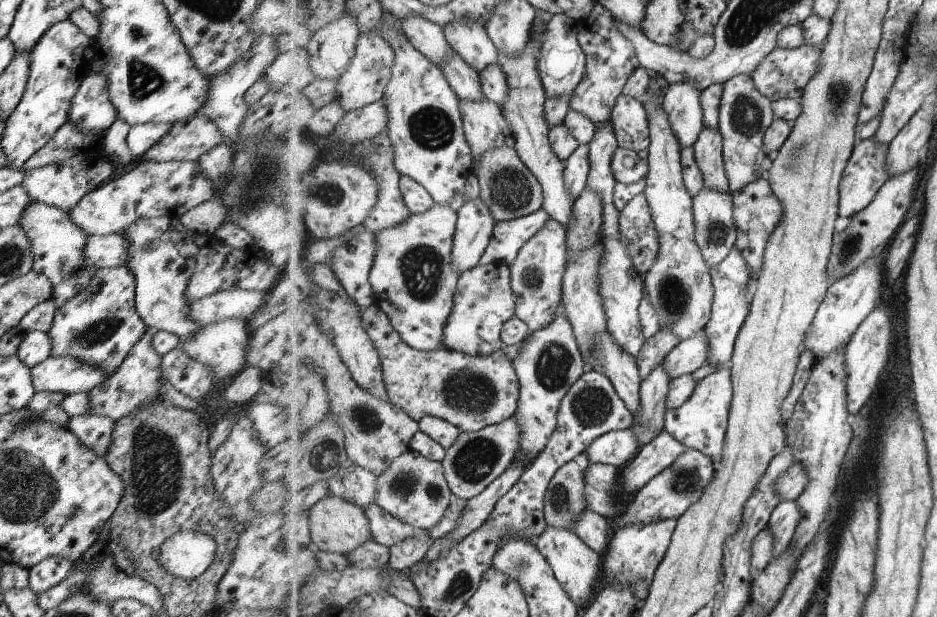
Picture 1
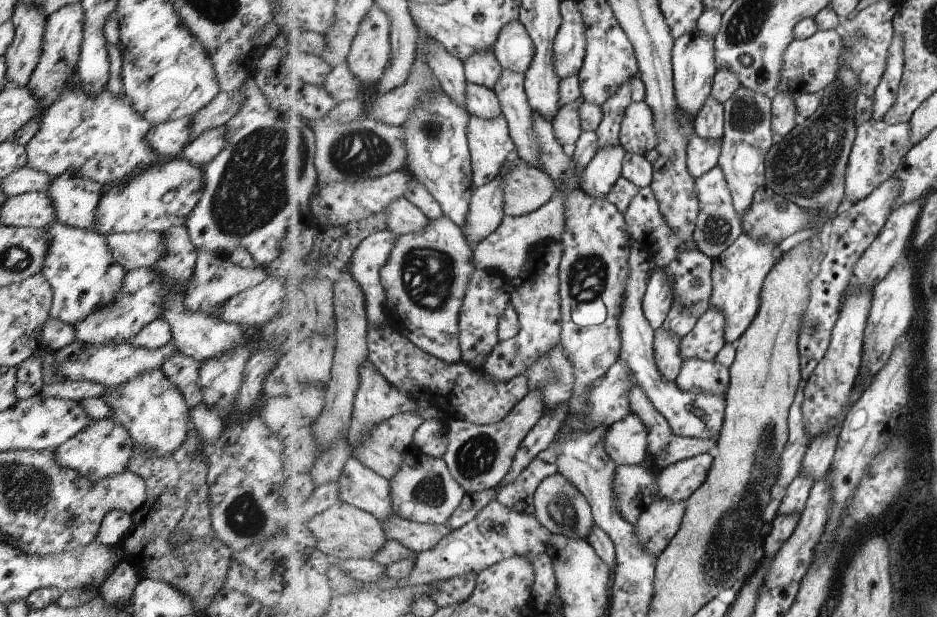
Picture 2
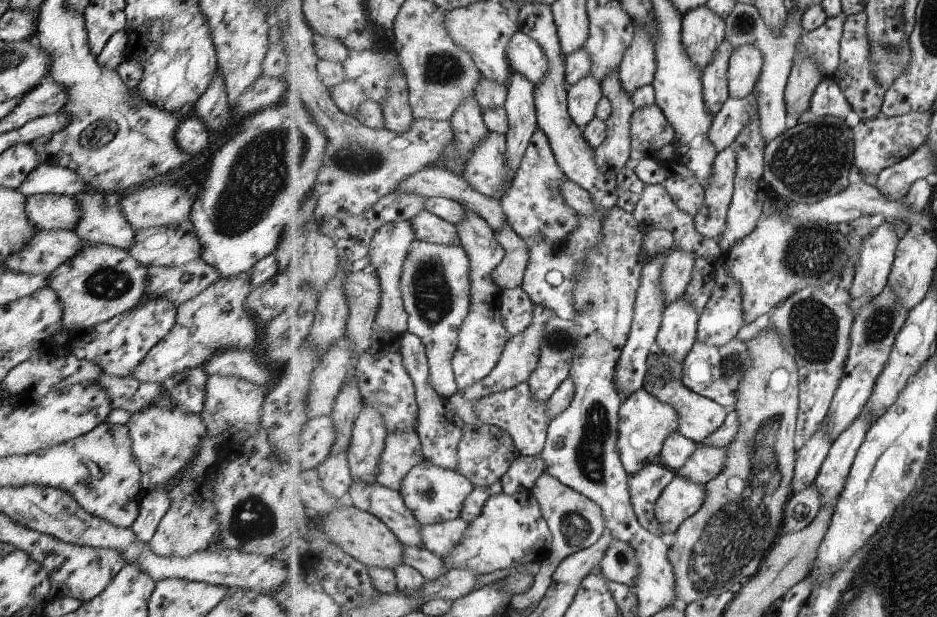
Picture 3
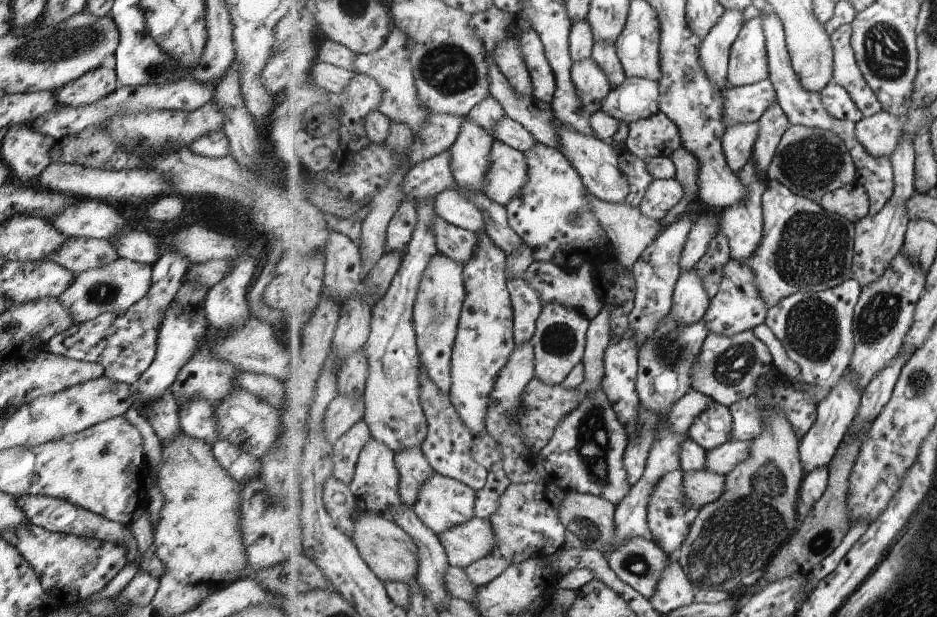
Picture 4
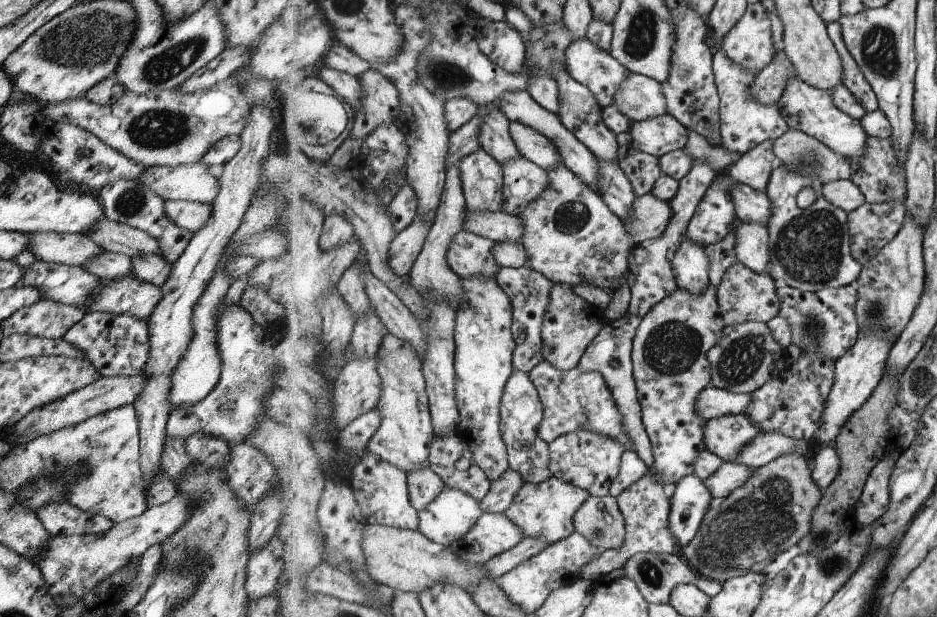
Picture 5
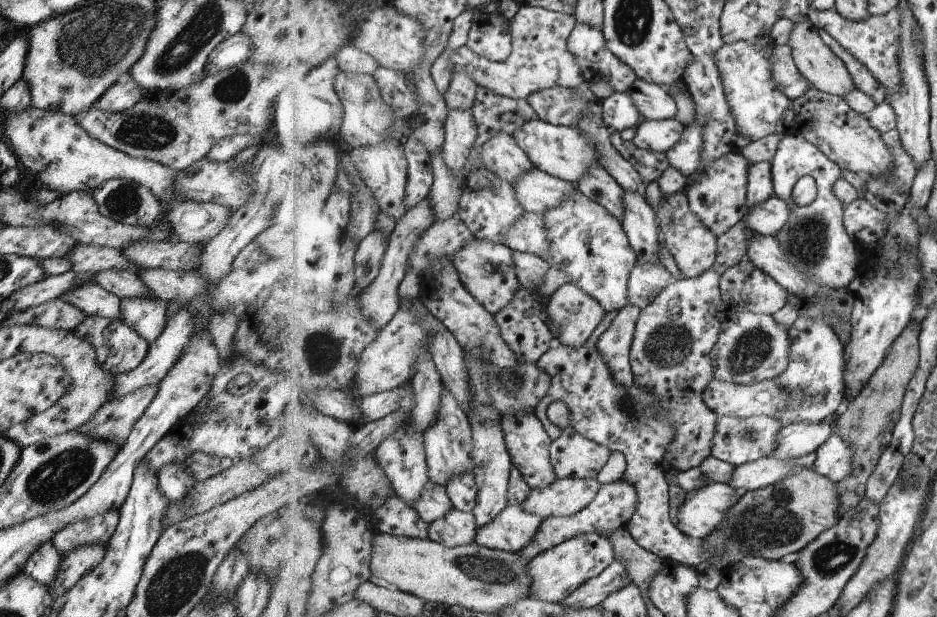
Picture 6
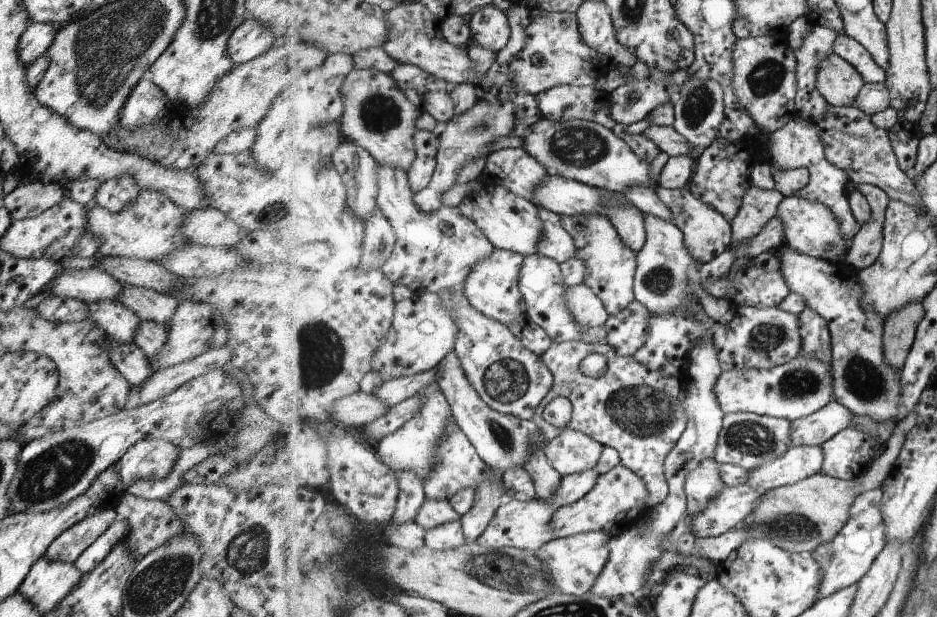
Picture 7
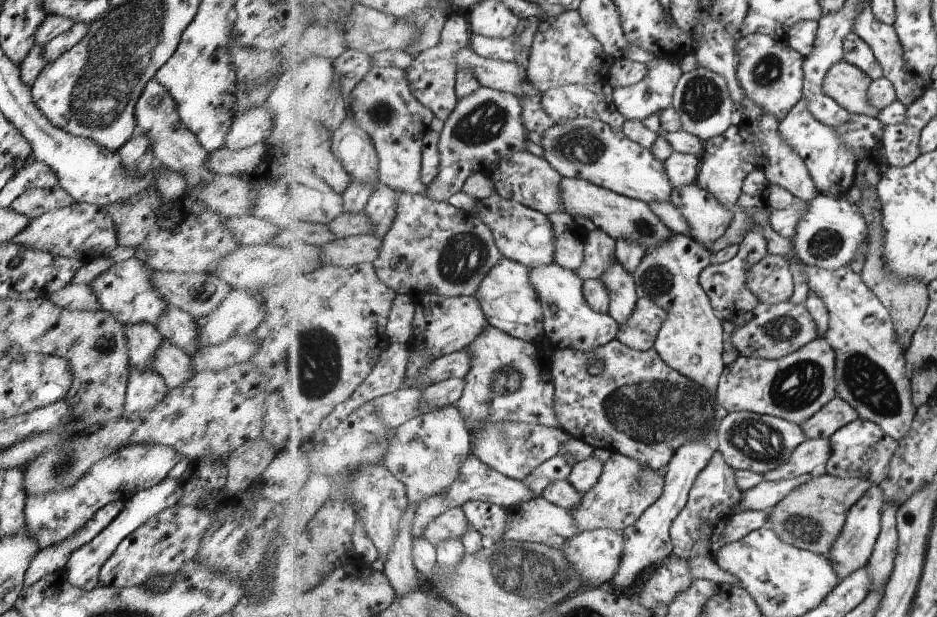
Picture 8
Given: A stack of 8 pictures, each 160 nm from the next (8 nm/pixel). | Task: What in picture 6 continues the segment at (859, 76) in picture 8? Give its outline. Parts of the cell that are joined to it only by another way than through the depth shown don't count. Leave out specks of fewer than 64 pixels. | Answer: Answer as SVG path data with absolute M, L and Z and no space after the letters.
M807 16L801 17L800 21L793 22L793 25L787 44L792 48L793 58L798 64L801 74L805 76L811 86L816 86L819 90L843 98L845 98L846 94L855 90L857 88L856 82L853 82L848 66L838 54L831 50L830 46L825 44L812 20Z

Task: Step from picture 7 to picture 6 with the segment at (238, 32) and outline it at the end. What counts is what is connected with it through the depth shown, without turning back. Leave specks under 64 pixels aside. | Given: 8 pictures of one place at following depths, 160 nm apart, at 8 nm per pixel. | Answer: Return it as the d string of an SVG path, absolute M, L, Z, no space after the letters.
M243 32L235 33L215 45L204 68L207 75L237 66L250 59L252 42Z

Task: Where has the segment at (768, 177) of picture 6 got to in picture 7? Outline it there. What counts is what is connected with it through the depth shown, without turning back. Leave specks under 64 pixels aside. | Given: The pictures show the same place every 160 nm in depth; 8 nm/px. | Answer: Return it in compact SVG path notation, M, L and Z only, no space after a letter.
M751 184L745 193L739 214L732 222L733 246L737 243L745 244L750 238L756 237L777 216L780 202L785 197L776 188L767 190Z

